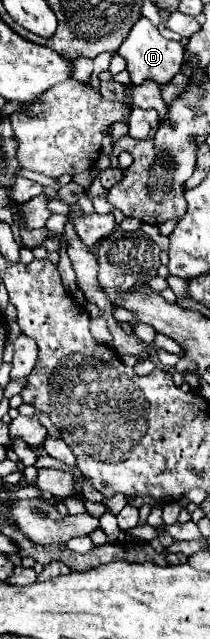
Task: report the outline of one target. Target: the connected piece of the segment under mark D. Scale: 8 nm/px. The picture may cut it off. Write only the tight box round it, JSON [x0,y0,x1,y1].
[117,17,183,85]

